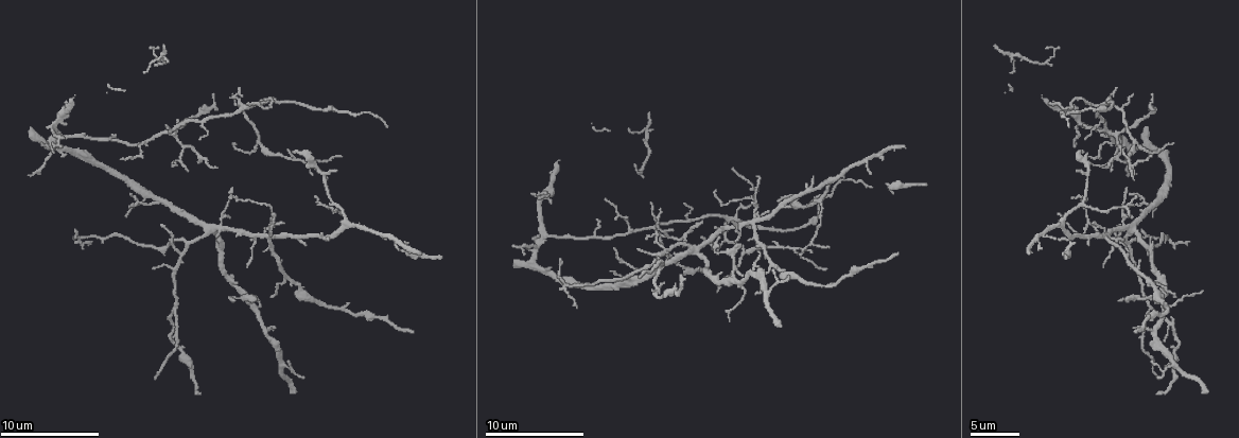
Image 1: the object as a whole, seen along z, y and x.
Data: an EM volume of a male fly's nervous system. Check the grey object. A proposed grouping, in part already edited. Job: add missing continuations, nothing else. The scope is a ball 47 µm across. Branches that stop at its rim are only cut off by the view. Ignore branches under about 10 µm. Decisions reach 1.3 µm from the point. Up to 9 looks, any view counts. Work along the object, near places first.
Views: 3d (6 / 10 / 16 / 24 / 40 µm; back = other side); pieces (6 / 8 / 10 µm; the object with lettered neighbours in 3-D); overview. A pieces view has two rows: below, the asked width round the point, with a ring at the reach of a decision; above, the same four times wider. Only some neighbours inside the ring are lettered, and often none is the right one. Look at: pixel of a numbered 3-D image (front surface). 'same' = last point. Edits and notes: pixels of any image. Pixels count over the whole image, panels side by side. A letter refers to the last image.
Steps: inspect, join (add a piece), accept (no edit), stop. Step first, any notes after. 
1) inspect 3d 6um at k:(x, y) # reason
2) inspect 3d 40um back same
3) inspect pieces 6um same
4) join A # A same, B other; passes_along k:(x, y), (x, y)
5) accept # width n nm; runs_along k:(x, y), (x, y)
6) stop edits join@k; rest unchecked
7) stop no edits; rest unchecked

inspect pieces 8um at 1:(1151, 96) # thin end

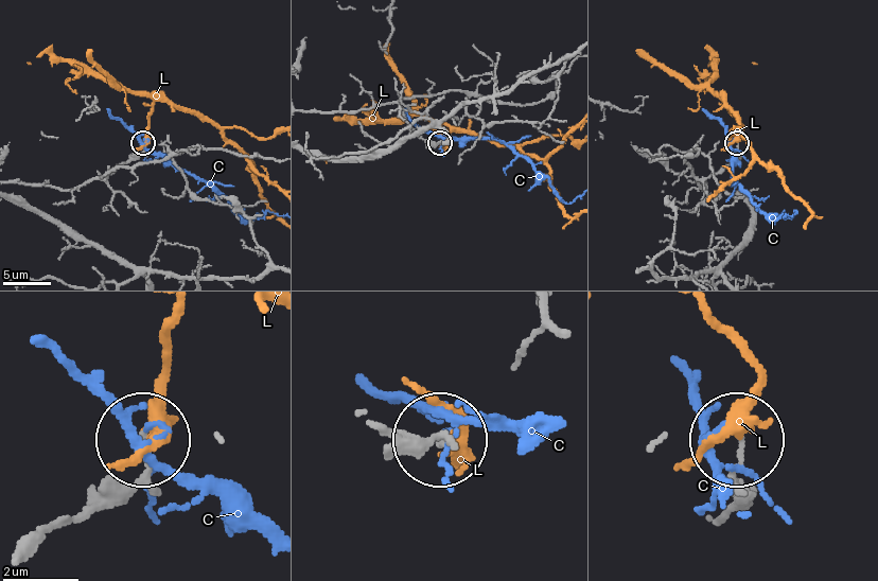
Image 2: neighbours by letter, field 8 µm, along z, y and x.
accept # C other, L other; none of them fits

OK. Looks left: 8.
inspect pieces 10um at 1:(1144, 231) # long arm stops here

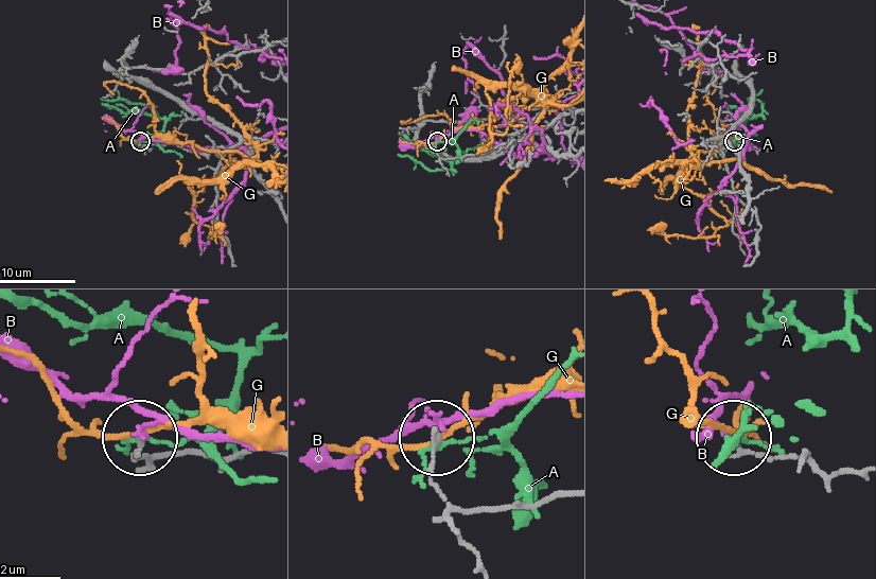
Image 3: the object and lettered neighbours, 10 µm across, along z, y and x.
accept # A other, B other, G other; runs_along 3:(567, 493), (522, 508), (454, 506), (431, 470), (438, 440); none of them fits

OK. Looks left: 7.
inspect 3d 10um at 1:(702, 221)

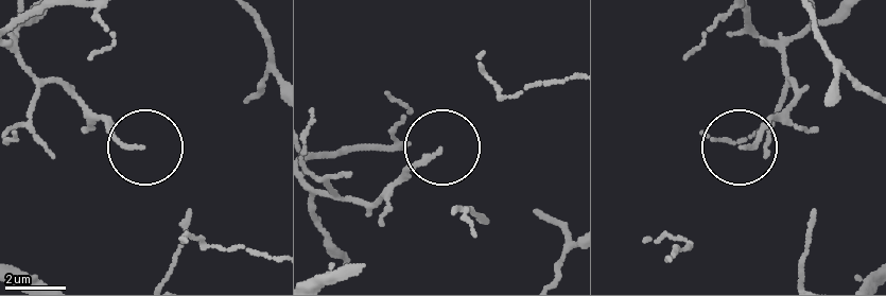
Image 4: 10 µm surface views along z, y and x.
inspect pieces 6um at 4:(434, 154)

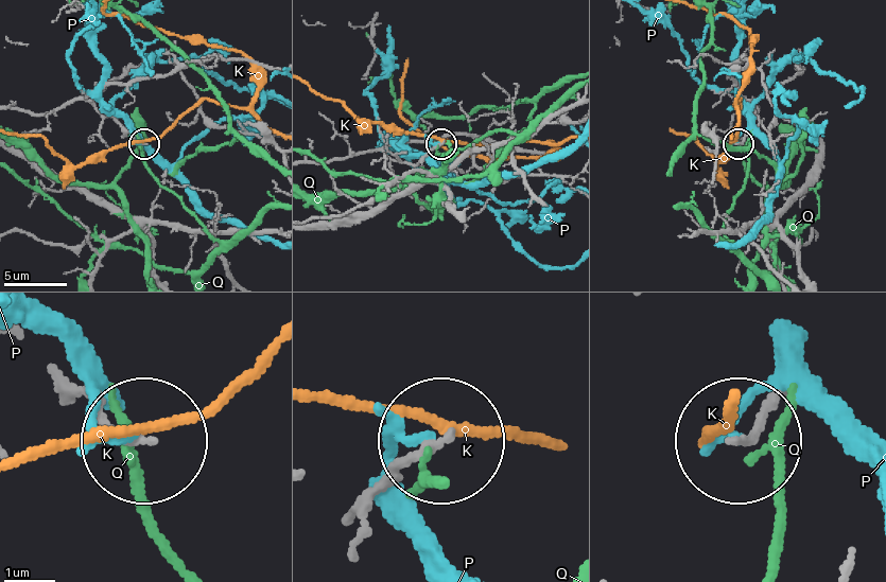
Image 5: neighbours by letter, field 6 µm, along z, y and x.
accept # K other, P other, Q other; none of them fits

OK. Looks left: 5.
inspect pieces 8um at 1:(734, 167) # thin end

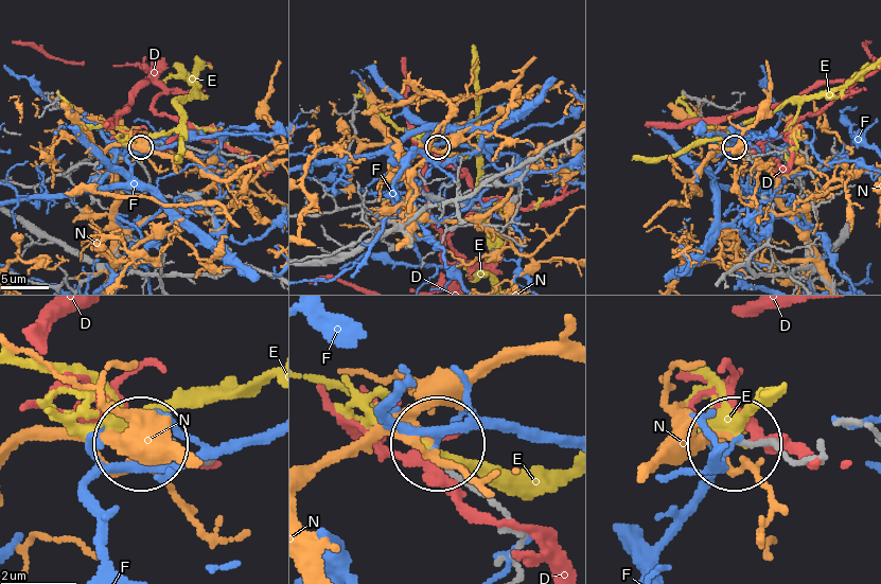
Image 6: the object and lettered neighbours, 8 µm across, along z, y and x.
accept # D other, E other, F other, N other; runs_along 6:(511, 568), (517, 527), (435, 447); no lettered piece goes on from it

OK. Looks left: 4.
stop no edits; rest unchecked

